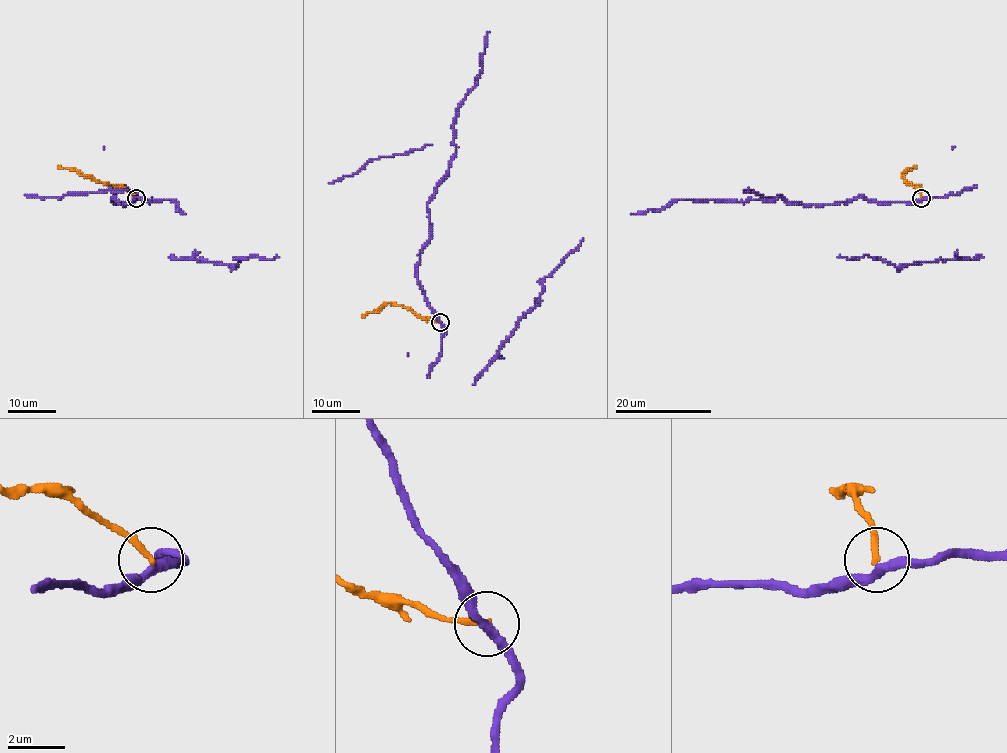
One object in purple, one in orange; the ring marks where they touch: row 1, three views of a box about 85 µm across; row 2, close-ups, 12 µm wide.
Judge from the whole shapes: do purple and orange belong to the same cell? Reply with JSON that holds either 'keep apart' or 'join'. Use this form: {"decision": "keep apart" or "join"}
{"decision": "keep apart"}

